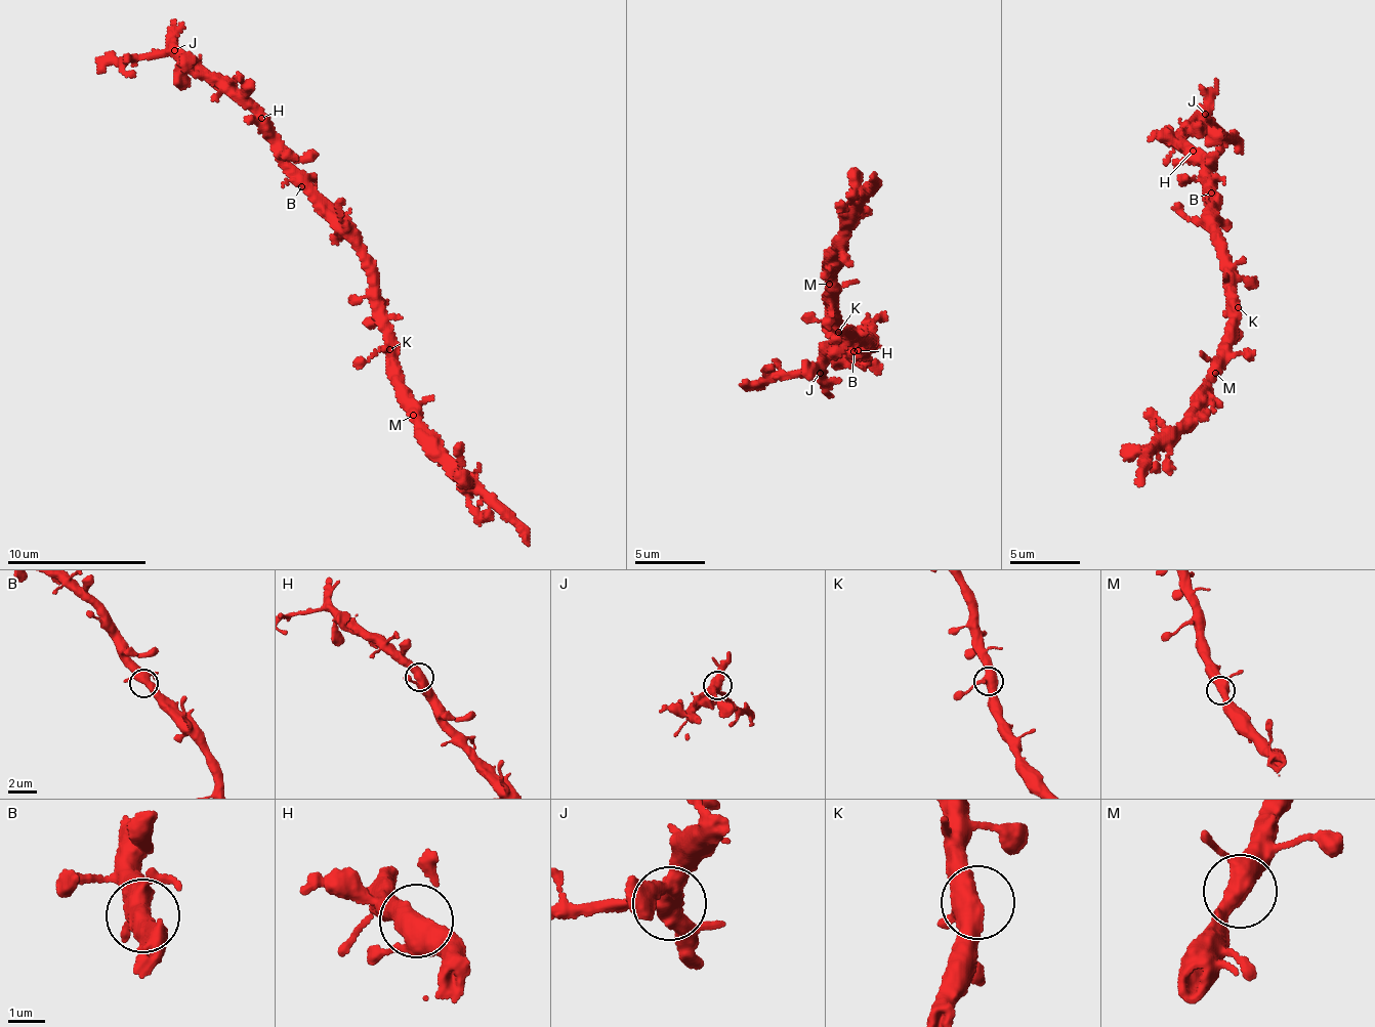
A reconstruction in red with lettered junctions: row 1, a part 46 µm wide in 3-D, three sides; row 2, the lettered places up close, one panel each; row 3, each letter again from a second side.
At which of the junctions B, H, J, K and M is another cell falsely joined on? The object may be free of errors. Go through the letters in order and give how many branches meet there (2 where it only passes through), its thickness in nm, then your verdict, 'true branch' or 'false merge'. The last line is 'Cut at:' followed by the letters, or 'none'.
B: 4 | 440 nm | true branch
H: 3 | 440 nm | true branch
J: 3 | 440 nm | true branch
K: 3 | 440 nm | true branch
M: 3 | 440 nm | true branch
Cut at: none

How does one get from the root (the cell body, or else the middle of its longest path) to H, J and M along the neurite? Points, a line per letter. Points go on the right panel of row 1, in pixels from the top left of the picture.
H: (1222, 242), (1213, 209), (1214, 198), (1208, 194), (1210, 182), (1204, 177), (1205, 160), (1193, 151)
J: (1222, 242), (1213, 209), (1214, 198), (1204, 177), (1205, 163), (1181, 145), (1182, 137), (1205, 115)
M: (1222, 242), (1227, 314), (1232, 317), (1232, 328), (1227, 361), (1224, 368), (1215, 373)

